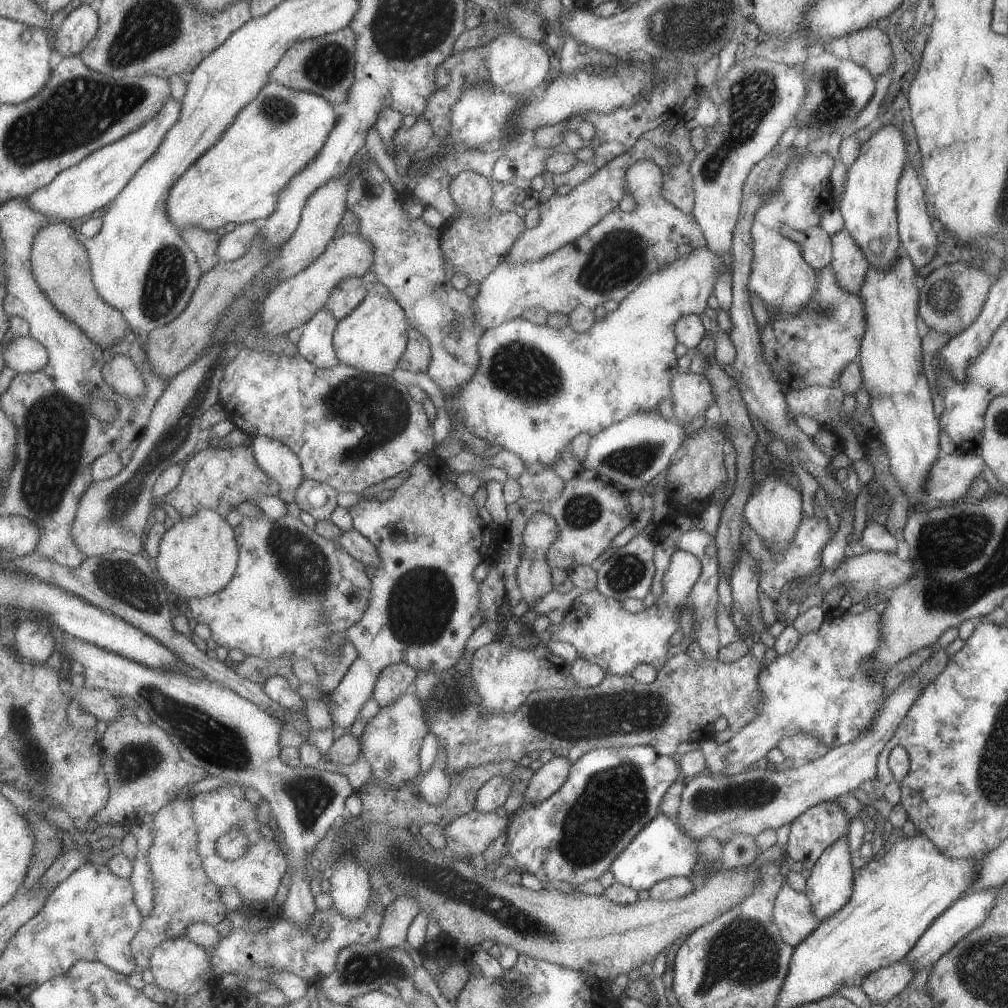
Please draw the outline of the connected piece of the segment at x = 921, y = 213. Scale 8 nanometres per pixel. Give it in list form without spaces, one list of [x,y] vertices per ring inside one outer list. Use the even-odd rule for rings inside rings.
[[[905,164],[902,176],[896,187],[896,224],[900,246],[915,269],[928,264],[933,258],[933,254],[935,254],[935,248],[937,248],[937,242],[935,242],[937,227],[927,208],[924,187],[919,184],[919,178],[920,176]]]

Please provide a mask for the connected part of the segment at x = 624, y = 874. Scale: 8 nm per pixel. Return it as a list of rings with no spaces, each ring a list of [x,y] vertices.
[[[658,813],[646,828],[635,836],[634,840],[622,850],[622,853],[610,864],[609,871],[617,883],[633,888],[635,891],[648,890],[658,881],[670,877],[708,876],[717,862],[709,861],[695,848],[697,840],[676,826],[667,816]]]

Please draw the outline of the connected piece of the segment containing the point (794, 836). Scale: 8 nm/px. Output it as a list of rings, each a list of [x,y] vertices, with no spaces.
[[[833,800],[821,802],[805,810],[790,823],[790,834],[784,849],[784,854],[788,856],[787,860],[791,860],[791,863],[800,862],[803,868],[811,870],[817,858],[831,844],[846,836],[851,820],[855,819],[851,814],[845,813],[840,804]]]

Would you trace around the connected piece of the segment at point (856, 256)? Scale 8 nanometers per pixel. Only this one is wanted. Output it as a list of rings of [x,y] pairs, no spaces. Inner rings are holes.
[[[844,228],[831,236],[830,244],[832,258],[828,268],[836,284],[844,292],[859,296],[865,274],[870,268],[861,250]]]

